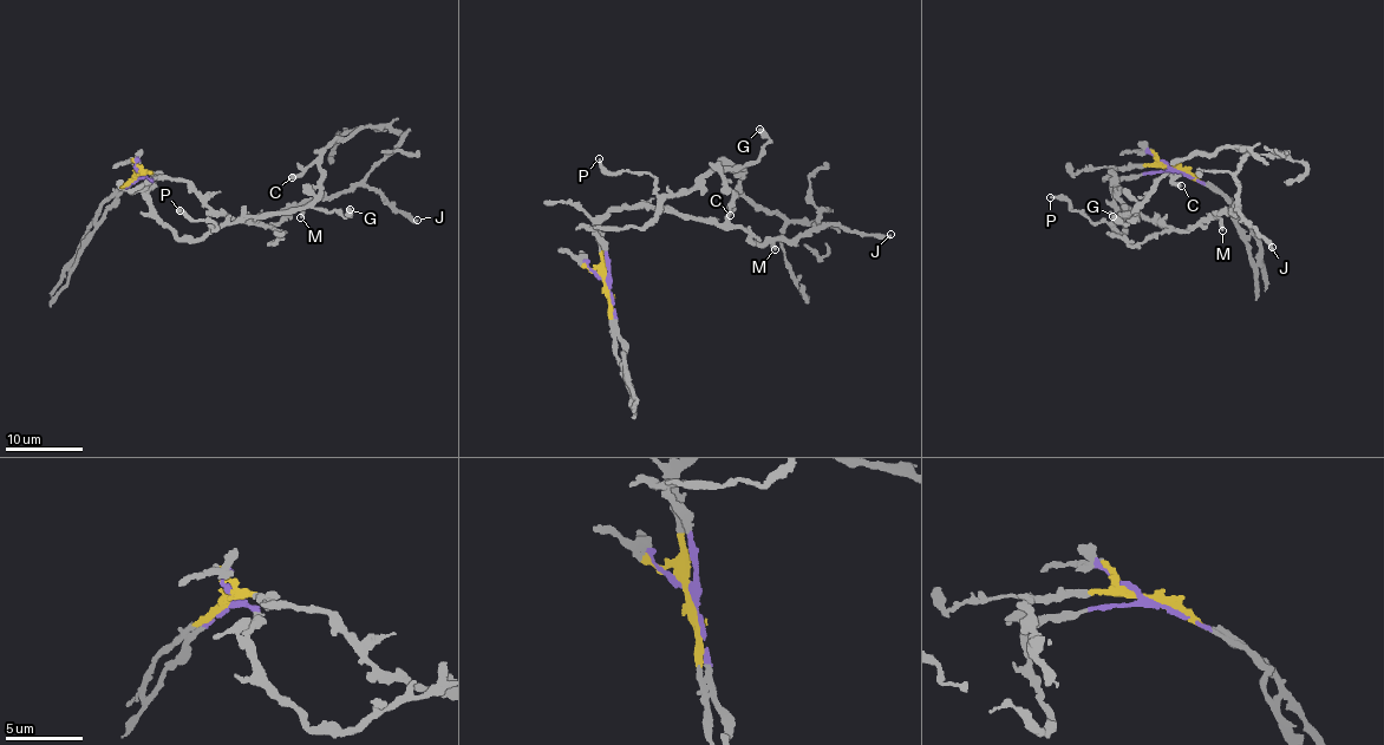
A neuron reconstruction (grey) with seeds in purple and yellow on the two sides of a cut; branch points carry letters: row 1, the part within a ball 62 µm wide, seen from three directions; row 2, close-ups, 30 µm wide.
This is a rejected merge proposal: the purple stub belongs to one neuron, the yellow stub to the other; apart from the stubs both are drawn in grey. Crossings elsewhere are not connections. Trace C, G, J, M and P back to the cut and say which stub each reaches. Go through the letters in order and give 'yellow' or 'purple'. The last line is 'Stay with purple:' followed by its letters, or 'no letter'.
C: purple
G: purple
J: yellow
M: yellow
P: purple
Stay with purple: C, G, P

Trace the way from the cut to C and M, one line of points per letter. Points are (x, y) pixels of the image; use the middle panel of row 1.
C: (606, 286), (608, 257), (595, 230), (642, 229), (666, 196), (697, 189), (713, 171), (743, 171), (730, 215)
M: (606, 286), (600, 224), (615, 210), (645, 206), (690, 219), (712, 219), (746, 229), (752, 241), (775, 250)

